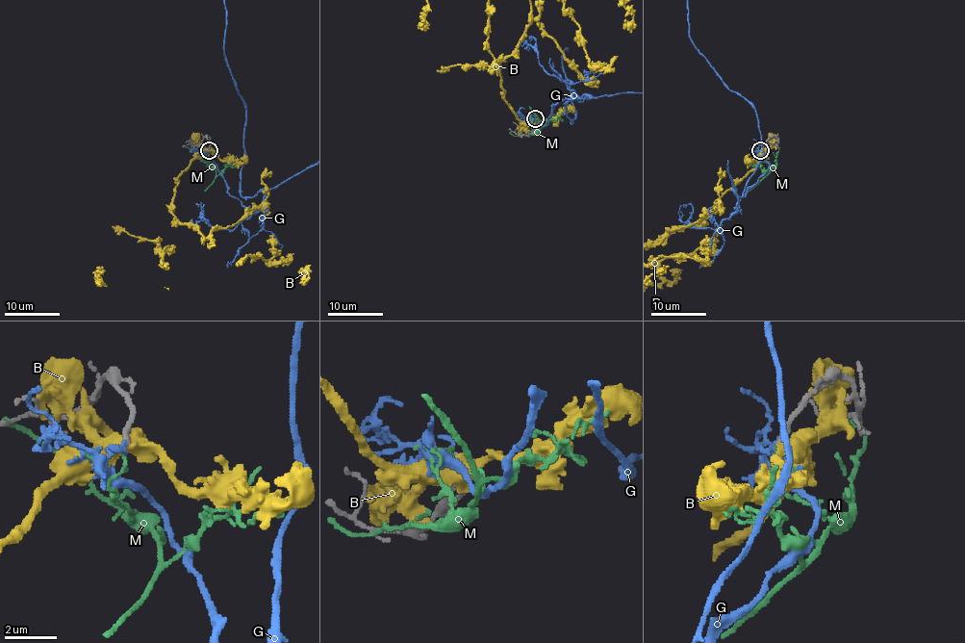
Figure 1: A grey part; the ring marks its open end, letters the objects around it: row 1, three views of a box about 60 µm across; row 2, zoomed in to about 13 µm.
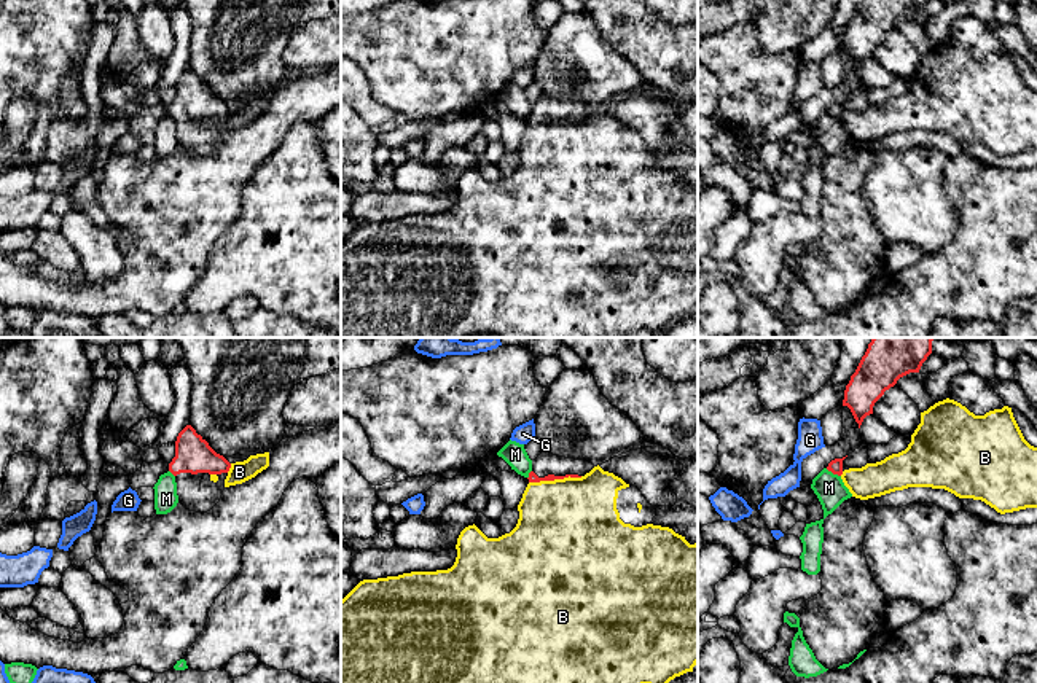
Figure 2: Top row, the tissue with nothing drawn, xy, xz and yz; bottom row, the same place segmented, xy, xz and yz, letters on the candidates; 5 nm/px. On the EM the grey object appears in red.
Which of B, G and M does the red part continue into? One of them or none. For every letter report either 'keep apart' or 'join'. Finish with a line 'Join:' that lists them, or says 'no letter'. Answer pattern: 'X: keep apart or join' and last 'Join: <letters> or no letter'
B: keep apart
G: keep apart
M: keep apart
Join: no letter

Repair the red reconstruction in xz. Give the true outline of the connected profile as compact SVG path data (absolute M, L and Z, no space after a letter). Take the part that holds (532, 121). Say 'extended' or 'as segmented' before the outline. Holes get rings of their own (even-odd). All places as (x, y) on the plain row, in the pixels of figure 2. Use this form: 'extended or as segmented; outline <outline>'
extended; outline M543 94L532 103L532 115L529 126L554 124L564 121L581 121L594 111L593 107L585 103L565 102Z

